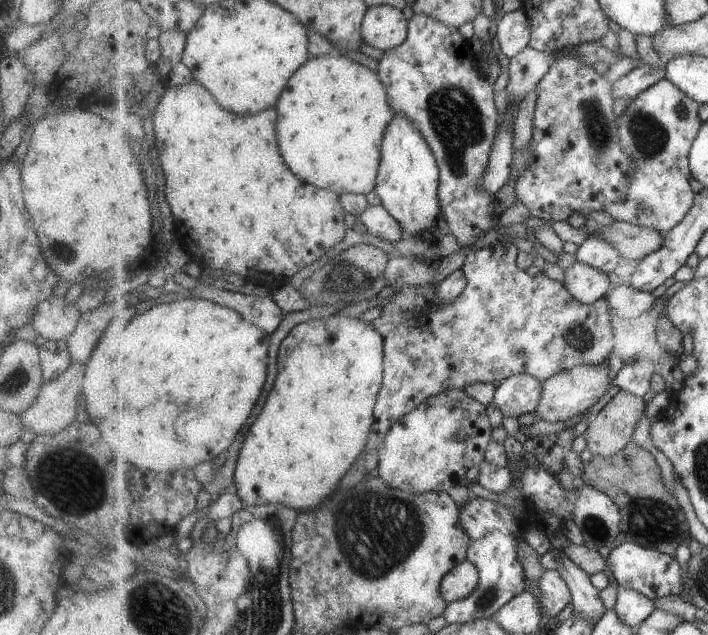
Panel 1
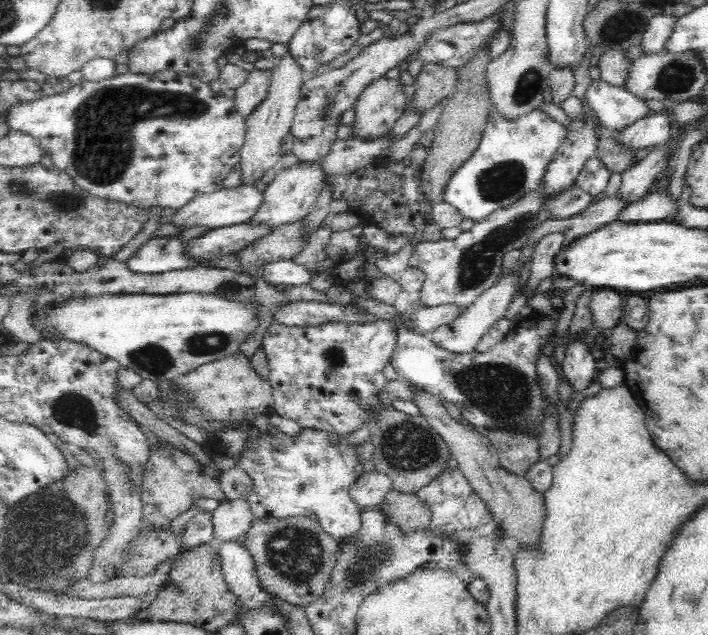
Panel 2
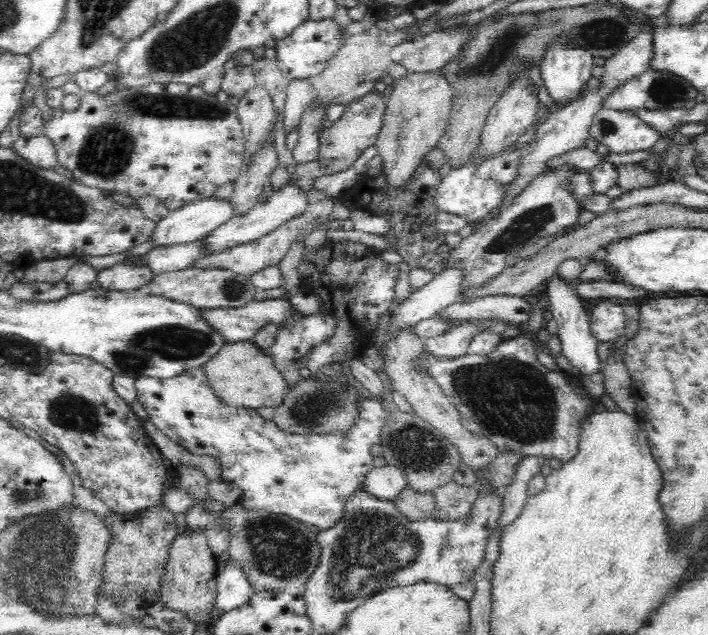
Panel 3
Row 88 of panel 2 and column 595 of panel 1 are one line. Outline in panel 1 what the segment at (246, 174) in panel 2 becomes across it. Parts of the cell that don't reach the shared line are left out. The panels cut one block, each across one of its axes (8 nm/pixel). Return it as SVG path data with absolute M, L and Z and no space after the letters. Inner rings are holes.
M576 261L564 272L563 283L576 299L584 303L591 304L606 297L607 290L611 288L607 273L588 264Z

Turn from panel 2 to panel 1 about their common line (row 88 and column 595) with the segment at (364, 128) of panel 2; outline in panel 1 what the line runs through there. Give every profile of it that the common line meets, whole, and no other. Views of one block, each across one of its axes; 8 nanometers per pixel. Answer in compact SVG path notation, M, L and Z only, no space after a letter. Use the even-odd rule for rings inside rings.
M607 363L598 365L579 365L569 370L553 375L544 381L542 397L535 412L539 419L557 422L557 420L569 420L585 410L589 410L593 404L597 404L603 394L611 388L613 377L609 374Z

